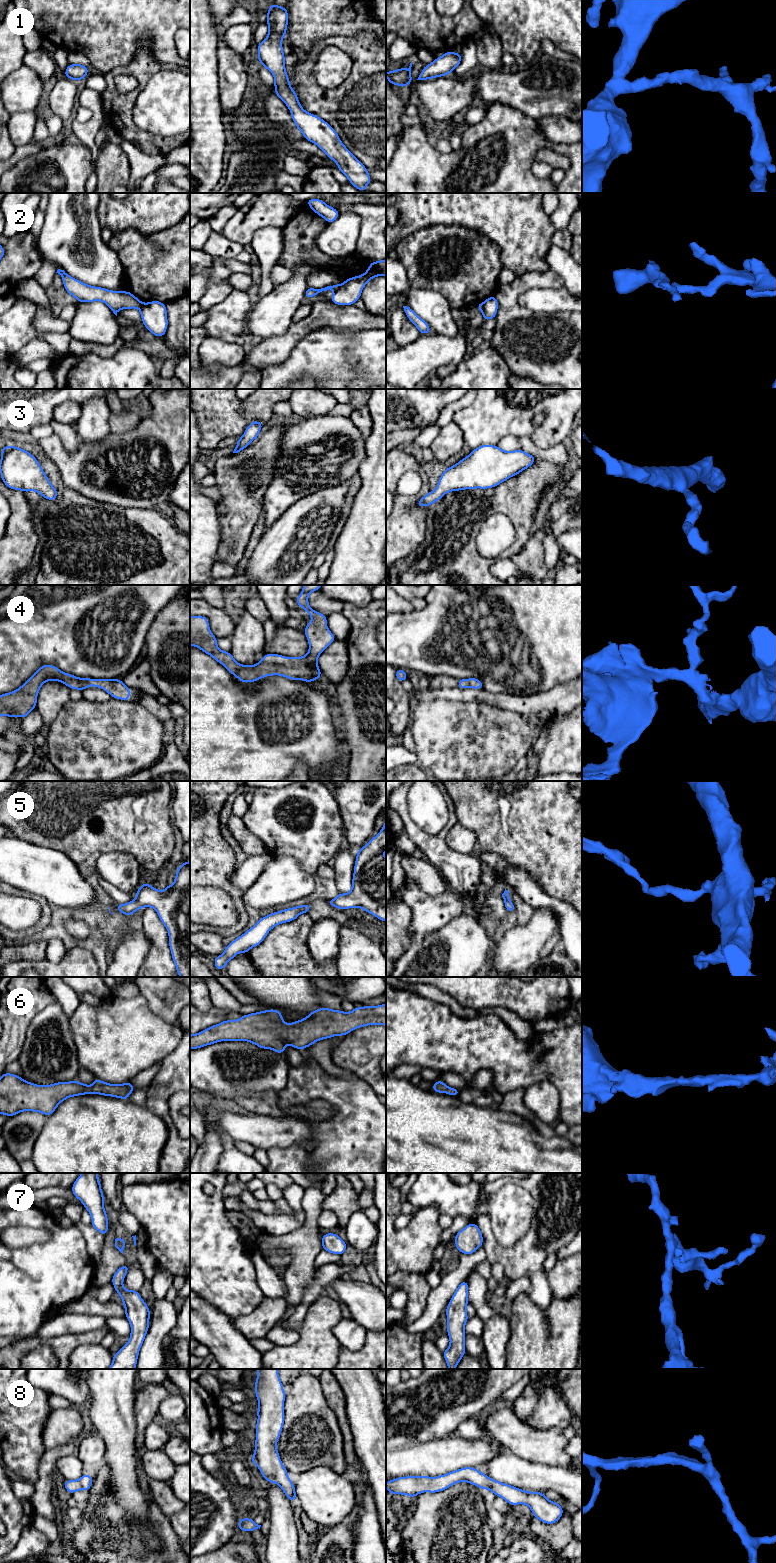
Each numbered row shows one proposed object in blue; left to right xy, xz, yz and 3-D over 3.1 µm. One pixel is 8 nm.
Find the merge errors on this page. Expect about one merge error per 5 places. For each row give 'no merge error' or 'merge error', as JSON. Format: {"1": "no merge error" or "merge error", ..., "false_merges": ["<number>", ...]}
{"1": "no merge error", "2": "merge error", "3": "no merge error", "4": "no merge error", "5": "no merge error", "6": "no merge error", "7": "no merge error", "8": "no merge error", "false_merges": ["2"]}

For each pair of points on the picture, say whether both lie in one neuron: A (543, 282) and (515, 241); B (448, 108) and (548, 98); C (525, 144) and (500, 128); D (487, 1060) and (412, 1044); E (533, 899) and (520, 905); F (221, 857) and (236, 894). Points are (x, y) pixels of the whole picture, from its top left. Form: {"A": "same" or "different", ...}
{"A": "different", "B": "same", "C": "same", "D": "same", "E": "different", "F": "same"}

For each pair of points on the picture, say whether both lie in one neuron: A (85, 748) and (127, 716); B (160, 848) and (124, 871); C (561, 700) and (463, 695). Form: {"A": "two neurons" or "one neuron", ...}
{"A": "one neuron", "B": "two neurons", "C": "one neuron"}

